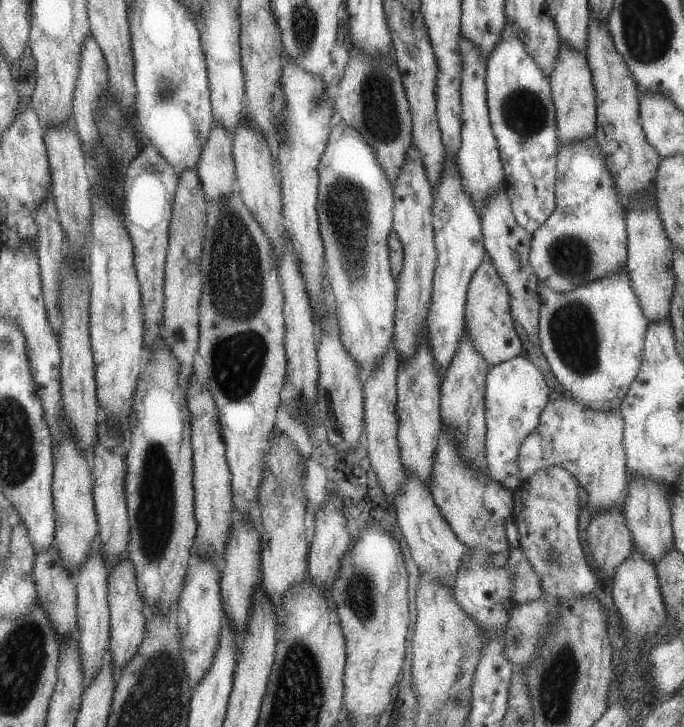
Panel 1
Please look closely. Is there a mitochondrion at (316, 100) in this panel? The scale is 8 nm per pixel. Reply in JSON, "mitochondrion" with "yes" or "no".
{"mitochondrion":"yes"}

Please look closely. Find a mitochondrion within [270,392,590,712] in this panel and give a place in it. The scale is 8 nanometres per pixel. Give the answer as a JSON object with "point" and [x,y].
{"point":[358,594]}

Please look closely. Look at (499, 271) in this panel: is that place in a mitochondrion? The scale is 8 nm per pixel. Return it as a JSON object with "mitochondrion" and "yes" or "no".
{"mitochondrion":"no"}

